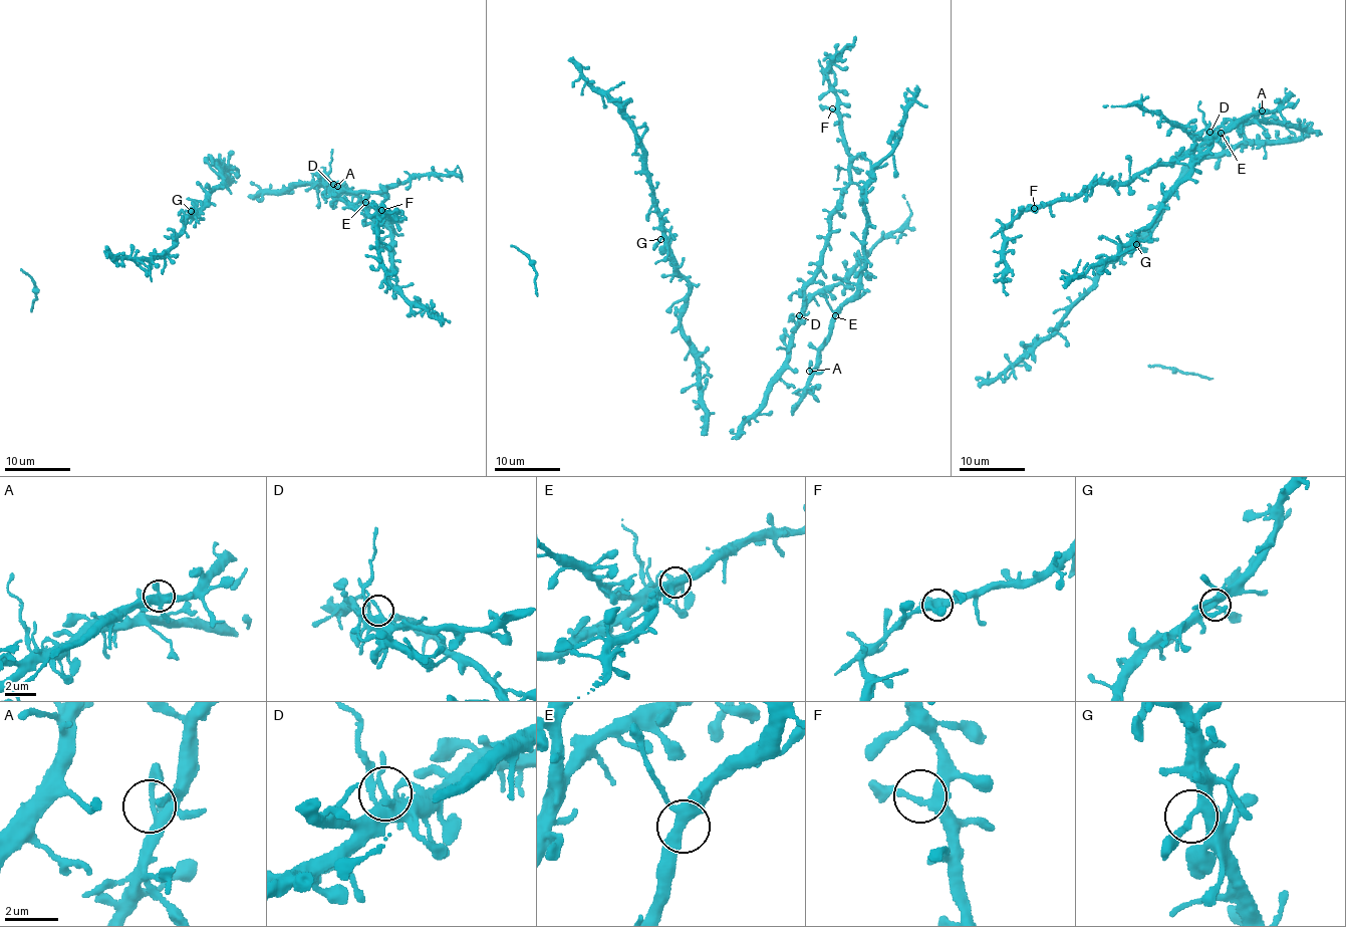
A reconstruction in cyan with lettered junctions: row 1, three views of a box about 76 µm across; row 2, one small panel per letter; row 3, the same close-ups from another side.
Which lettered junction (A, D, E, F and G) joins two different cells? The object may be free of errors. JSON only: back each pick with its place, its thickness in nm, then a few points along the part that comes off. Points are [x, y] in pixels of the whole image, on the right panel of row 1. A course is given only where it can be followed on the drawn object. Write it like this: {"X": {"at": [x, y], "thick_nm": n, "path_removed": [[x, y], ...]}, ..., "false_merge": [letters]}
{"D": {"at": [1209, 132], "thick_nm": 300, "path_removed": [[1210, 132], [1198, 108], [1200, 100]]}, "false_merge": ["D"]}

